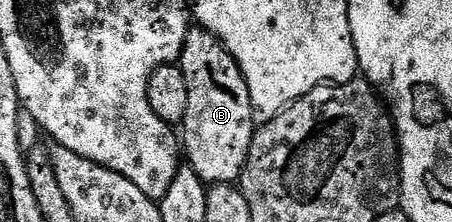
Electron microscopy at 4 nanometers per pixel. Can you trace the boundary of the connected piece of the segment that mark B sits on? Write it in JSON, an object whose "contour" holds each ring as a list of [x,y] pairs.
{"contour":[[[190,28],[186,31],[186,43],[182,45],[180,65],[184,80],[188,84],[188,112],[180,123],[180,142],[184,147],[184,158],[188,165],[206,184],[234,184],[242,177],[246,157],[254,139],[256,115],[250,102],[248,84],[236,60],[226,51],[217,34],[209,30]]]}

